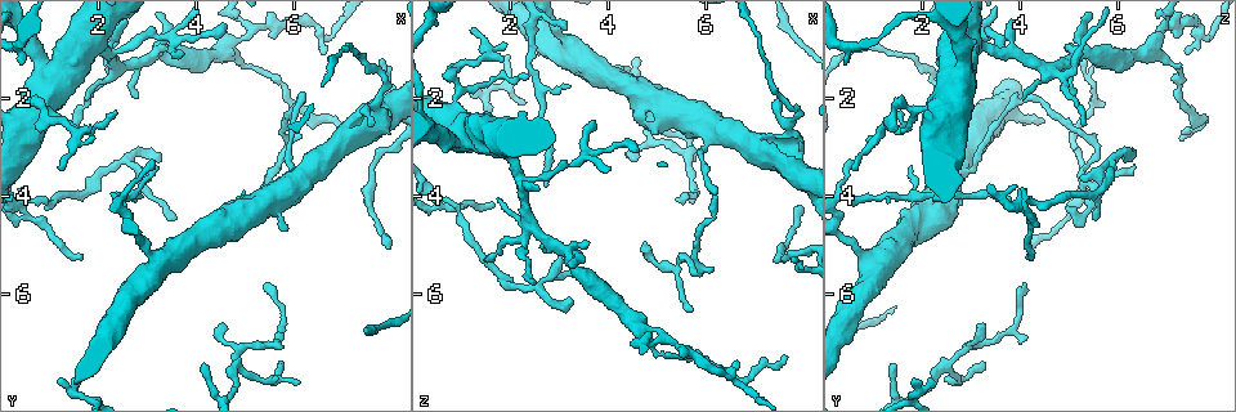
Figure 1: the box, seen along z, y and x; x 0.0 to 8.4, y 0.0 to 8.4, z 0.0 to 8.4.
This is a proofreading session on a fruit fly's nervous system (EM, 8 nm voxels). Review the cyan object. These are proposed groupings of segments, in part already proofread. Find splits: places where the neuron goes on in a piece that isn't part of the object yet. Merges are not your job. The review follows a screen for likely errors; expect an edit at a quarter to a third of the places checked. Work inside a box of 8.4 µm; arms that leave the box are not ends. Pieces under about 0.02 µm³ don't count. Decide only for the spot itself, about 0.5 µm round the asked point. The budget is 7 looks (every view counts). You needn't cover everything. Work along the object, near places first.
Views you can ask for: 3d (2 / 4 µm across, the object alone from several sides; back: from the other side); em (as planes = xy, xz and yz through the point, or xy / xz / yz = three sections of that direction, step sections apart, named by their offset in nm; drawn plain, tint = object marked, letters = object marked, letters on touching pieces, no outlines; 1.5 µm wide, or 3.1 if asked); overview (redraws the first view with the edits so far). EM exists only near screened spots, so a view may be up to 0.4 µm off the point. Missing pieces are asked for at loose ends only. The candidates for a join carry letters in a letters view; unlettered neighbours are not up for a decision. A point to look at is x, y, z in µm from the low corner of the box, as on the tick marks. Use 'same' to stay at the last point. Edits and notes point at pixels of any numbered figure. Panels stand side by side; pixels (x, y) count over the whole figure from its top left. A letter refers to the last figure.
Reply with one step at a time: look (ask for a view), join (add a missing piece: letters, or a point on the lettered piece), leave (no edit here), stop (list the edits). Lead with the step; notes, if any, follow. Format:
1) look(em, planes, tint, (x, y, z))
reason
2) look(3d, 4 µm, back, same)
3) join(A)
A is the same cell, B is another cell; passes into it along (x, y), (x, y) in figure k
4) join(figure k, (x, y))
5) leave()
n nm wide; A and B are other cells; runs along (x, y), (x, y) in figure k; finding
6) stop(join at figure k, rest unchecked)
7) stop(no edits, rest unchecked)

look(em, planes, letters, (3.10, 3.30, 0.55))
free end

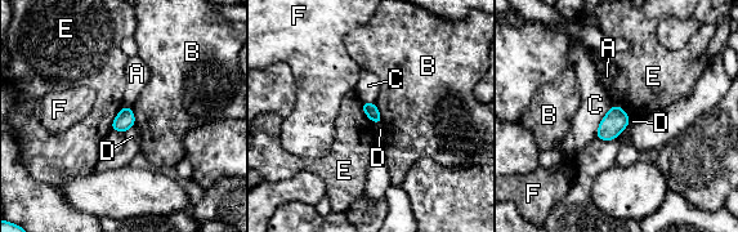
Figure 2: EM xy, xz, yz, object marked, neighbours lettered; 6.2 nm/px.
leave()
90 nm wide; A, B, C, D, E and F are other cells; border along (122, 106), (110, 129) in figure 2; none of them fits

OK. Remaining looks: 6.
look(em, xy, step 4, plain, (5.65, 3.40, 6.30))
an open end

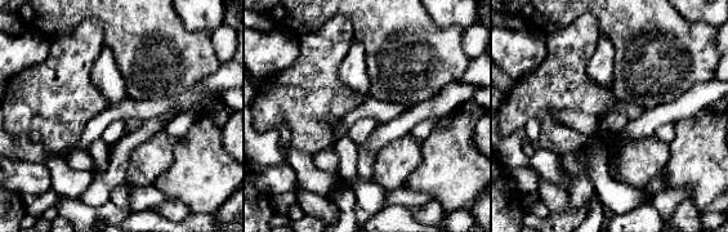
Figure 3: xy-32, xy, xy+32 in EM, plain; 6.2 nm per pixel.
look(em, xy, step 4, letters, same)
see the neighbours

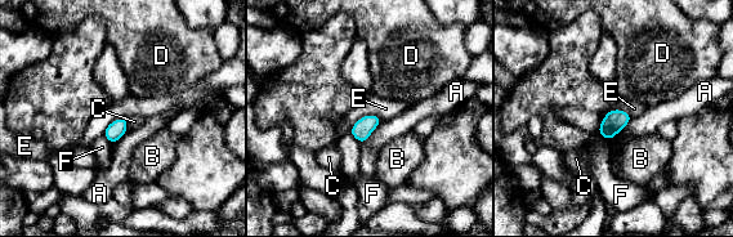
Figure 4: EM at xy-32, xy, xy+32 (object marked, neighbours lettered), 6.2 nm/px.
leave()
A, B, C, D, E and F are other cells; border along (381, 119), (363, 115), (349, 132) in figure 4; no lettered piece goes on from it

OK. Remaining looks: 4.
look(em, xy, step 4, letters, (7.60, 2.85, 7.25))
end of a long branch

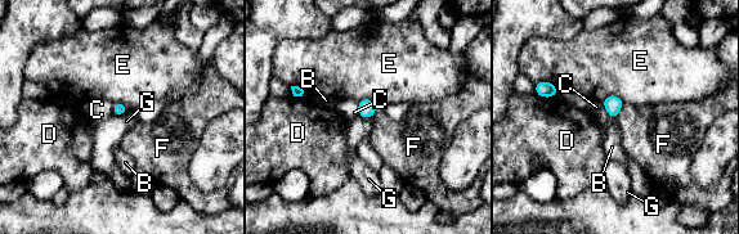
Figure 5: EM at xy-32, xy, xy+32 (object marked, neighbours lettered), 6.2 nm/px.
look(em, yz, step 4, letters, same)
cut it another way

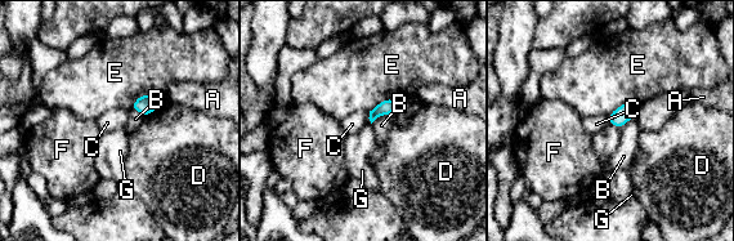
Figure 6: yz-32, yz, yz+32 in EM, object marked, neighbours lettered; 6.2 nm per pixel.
leave()
80 nm wide; A, B, C, D, E, F and G are other cells; border along (611, 123), (620, 129) in figure 6; no lettered piece goes on from it

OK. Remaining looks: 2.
stop(no edits, rest unchecked)

